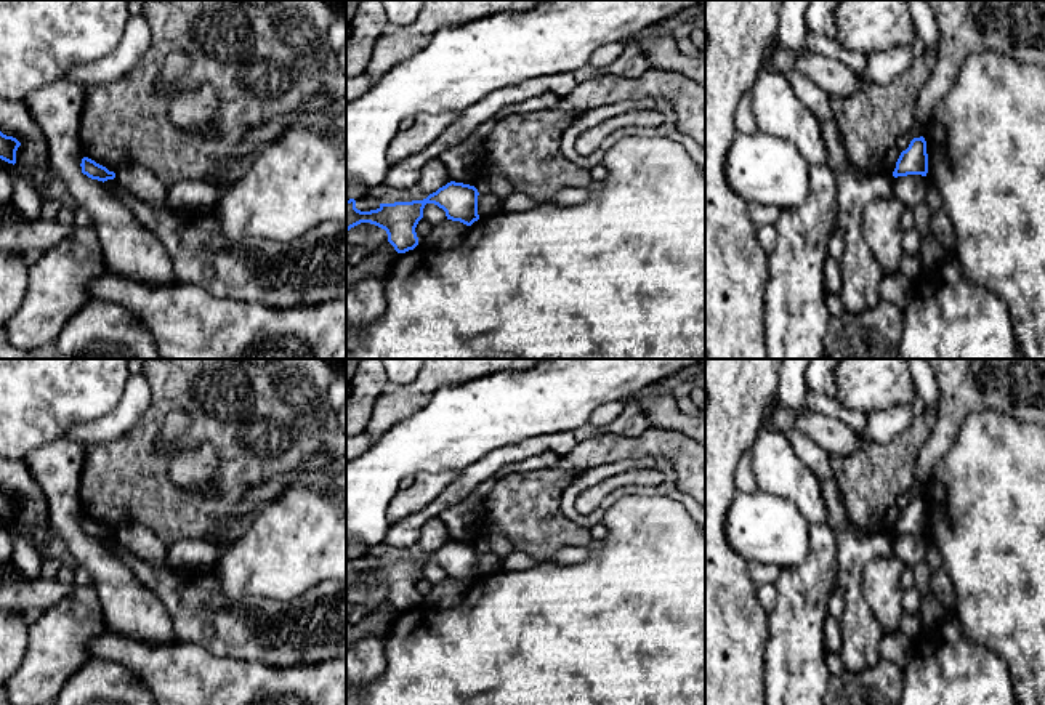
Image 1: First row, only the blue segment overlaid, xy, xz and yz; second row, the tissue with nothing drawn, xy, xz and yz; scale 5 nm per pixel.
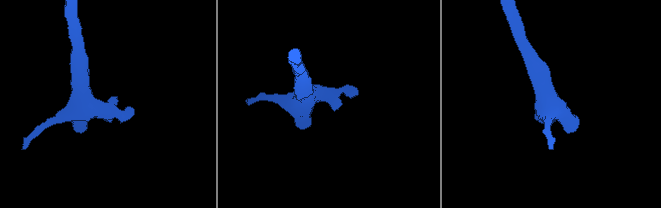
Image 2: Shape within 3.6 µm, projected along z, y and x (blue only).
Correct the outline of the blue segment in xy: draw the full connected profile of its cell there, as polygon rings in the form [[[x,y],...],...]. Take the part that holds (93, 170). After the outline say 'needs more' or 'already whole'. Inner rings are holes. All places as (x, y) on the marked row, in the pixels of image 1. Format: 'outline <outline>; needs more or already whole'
outline [[[83,157],[82,159],[82,173],[87,175],[91,179],[98,179],[98,181],[107,181],[107,179],[114,179],[115,173],[109,171],[106,167],[96,163],[95,160]]]; already whole

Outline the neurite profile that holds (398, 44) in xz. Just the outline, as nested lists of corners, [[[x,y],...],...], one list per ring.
[[[425,0],[417,19],[404,27],[389,27],[372,50],[367,64],[370,82],[377,85],[383,74],[414,53],[428,46],[442,27],[468,24],[492,14],[535,8],[542,0]]]

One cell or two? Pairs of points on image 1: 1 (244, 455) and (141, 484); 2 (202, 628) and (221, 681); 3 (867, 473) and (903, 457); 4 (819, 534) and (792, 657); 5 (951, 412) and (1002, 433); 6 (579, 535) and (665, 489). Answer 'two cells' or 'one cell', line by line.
1: one cell
2: two cells
3: one cell
4: one cell
5: two cells
6: two cells

